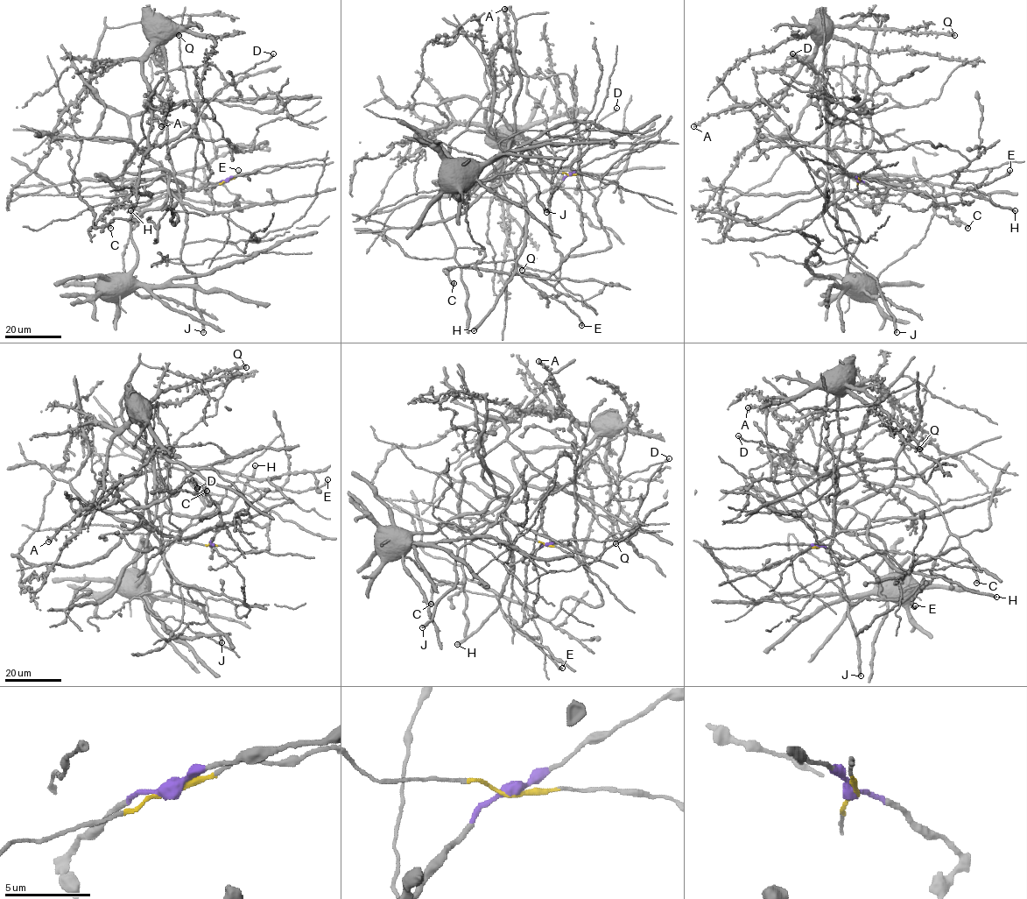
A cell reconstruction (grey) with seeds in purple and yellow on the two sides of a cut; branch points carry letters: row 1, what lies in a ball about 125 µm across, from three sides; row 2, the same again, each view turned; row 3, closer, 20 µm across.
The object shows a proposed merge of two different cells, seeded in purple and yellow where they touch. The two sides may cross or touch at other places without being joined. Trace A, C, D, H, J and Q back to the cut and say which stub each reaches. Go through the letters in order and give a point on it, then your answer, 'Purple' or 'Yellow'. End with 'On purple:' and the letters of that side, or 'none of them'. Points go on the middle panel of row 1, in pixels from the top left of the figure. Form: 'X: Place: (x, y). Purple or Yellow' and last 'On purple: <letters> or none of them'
A: Place: (504, 9). Yellow
C: Place: (453, 283). Purple
D: Place: (616, 108). Yellow
H: Place: (474, 330). Purple
J: Place: (546, 212). Yellow
Q: Place: (522, 270). Yellow
On purple: C, H

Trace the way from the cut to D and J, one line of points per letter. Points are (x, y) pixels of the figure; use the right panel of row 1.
D: (860, 181), (849, 190), (847, 173), (828, 150), (828, 113), (837, 103), (833, 89), (792, 54)
J: (860, 181), (856, 188), (835, 192), (837, 224), (847, 257), (876, 280), (896, 332)

